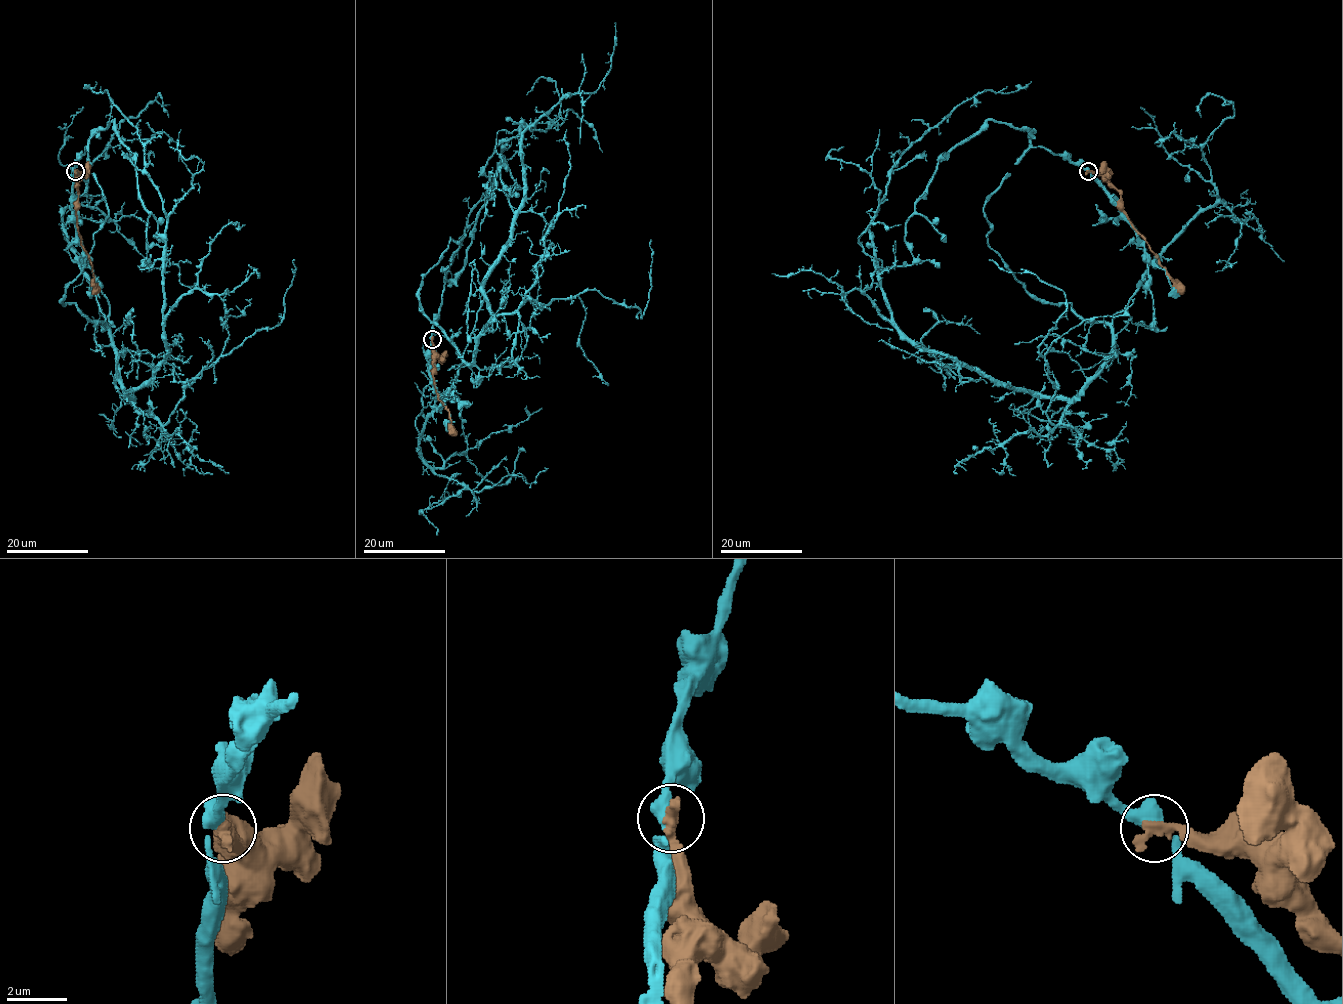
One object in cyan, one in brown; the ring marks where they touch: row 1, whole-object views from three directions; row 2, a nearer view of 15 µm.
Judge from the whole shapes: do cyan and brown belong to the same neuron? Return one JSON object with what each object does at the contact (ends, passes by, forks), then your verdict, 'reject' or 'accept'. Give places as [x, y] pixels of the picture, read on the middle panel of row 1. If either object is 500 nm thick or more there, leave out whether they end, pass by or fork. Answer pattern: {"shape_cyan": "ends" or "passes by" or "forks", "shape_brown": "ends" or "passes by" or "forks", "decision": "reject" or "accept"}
{"shape_cyan": "passes by", "shape_brown": "ends", "decision": "reject"}

